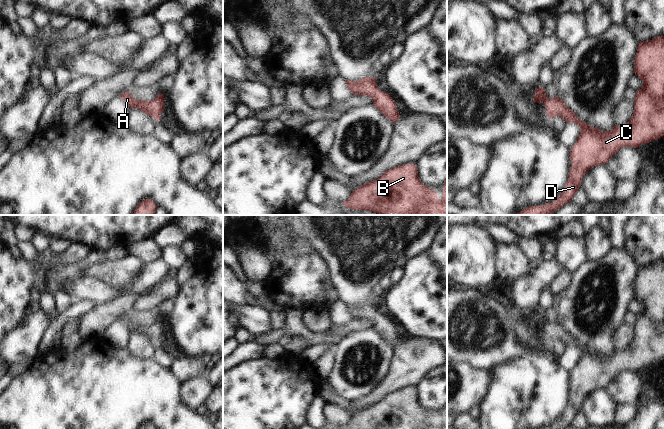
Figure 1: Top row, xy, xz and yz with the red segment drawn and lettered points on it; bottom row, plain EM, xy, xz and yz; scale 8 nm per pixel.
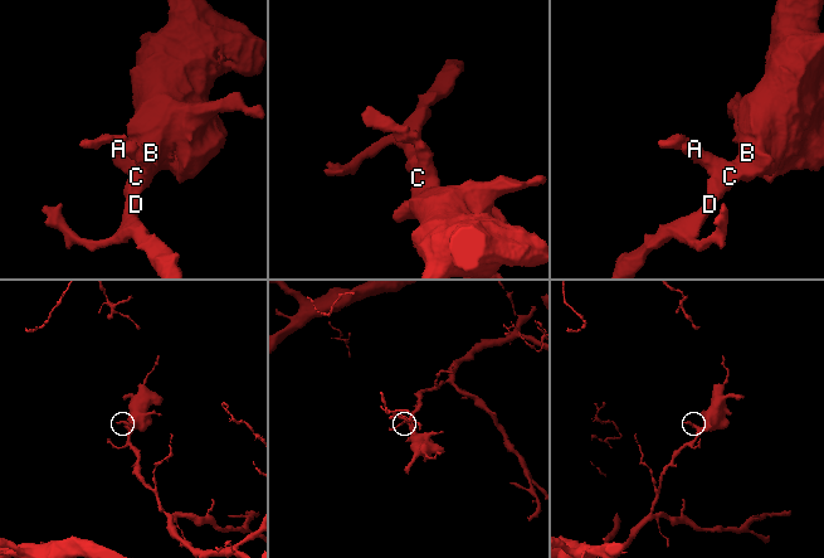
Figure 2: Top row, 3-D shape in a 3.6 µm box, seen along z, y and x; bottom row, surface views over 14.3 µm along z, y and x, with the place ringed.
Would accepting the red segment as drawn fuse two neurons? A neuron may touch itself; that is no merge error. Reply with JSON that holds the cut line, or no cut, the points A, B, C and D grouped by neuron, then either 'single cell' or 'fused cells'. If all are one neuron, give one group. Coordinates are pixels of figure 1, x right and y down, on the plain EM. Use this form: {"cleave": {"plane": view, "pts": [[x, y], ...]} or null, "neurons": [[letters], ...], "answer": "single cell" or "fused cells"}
{"cleave": null, "neurons": [["A", "B", "C", "D"]], "answer": "single cell"}

